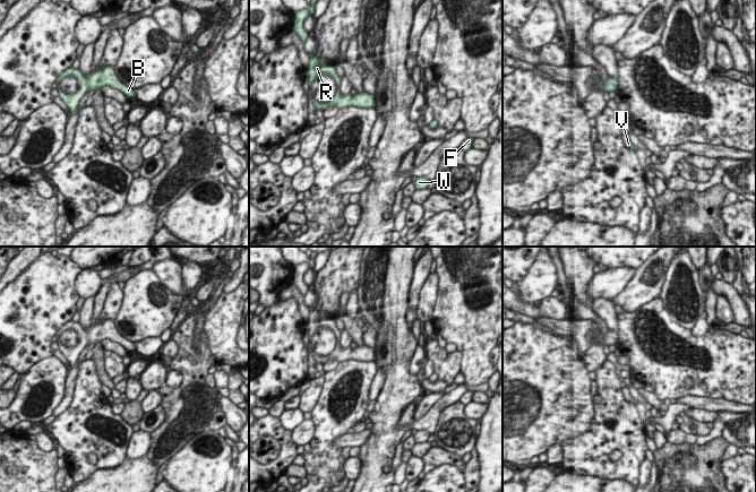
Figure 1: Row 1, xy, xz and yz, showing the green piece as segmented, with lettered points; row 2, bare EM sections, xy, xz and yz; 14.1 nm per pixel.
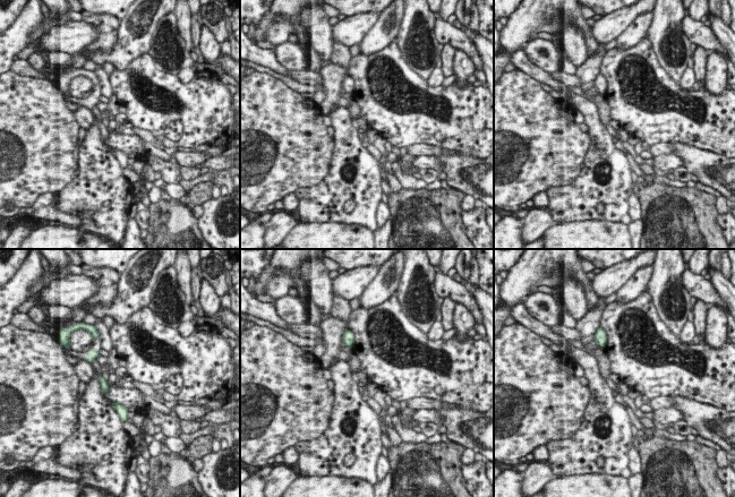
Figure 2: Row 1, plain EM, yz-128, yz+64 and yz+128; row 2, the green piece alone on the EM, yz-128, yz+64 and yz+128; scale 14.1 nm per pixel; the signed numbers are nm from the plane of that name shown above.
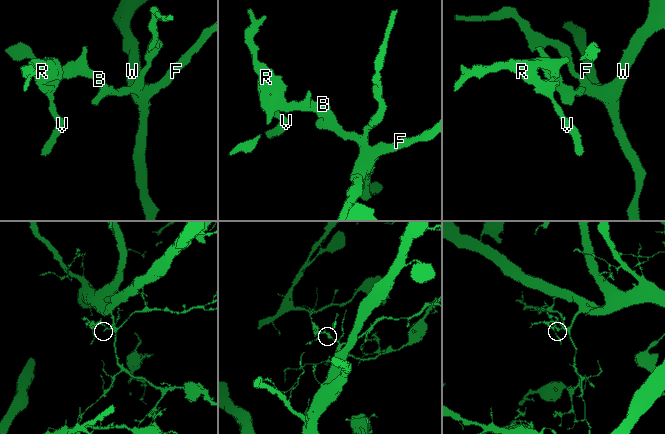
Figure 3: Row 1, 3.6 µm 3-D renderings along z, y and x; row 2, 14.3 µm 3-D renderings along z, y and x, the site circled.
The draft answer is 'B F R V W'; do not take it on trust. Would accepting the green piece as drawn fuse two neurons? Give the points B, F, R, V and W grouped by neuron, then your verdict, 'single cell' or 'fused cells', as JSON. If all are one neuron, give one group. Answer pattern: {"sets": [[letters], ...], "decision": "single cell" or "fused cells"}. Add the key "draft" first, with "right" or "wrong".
{"draft": "right", "sets": [["B", "F", "R", "V", "W"]], "decision": "single cell"}

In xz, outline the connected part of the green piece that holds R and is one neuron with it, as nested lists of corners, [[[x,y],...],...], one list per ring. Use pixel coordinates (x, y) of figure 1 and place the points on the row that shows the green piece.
[[[308,53],[309,55],[309,64],[308,64],[308,84],[311,85],[312,81],[318,78],[320,75],[327,75],[332,77],[335,80],[336,86],[341,84],[341,78],[337,76],[335,71],[335,67],[327,66],[325,63],[325,60],[319,59],[316,55],[312,55],[311,53]]]

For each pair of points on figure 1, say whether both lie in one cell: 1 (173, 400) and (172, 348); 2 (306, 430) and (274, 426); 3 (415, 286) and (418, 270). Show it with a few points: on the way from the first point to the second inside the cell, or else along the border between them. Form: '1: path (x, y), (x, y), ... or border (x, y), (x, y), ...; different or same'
1: border (171, 338), (178, 347), (178, 352), (171, 361); different
2: border (291, 431), (291, 438), (298, 445); different
3: path (417, 283), (418, 274); same

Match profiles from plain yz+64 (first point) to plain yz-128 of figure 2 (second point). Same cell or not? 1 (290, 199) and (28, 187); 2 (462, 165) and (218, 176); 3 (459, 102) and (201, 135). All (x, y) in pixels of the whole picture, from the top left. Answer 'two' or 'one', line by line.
1: two
2: one
3: one

